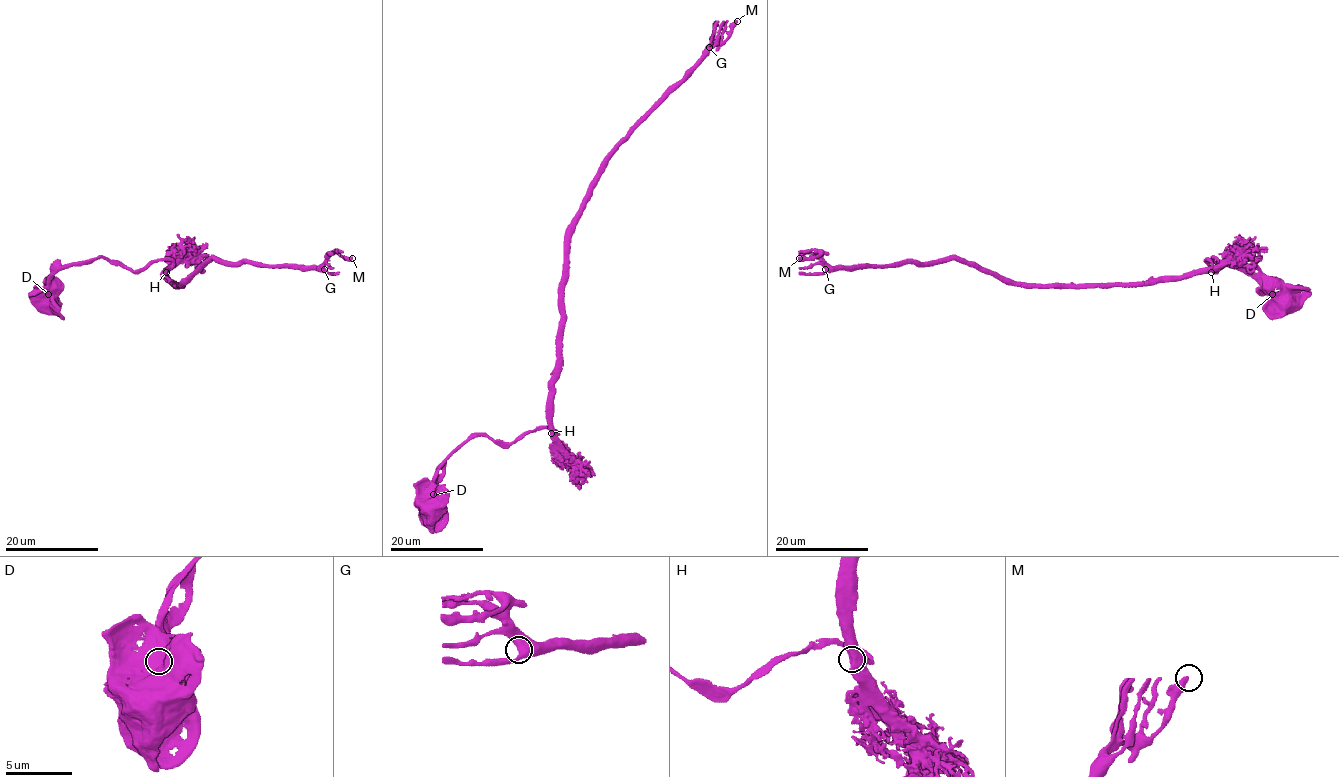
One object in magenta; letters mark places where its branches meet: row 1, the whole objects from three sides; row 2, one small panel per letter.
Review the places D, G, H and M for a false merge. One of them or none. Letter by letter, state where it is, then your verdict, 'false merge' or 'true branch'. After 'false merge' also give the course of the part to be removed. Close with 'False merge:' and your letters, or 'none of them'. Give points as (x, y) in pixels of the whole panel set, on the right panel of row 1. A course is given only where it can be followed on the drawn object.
D: at (1272, 294); true branch
G: at (825, 269); true branch
H: at (1211, 272); true branch
M: at (799, 258); true branch
False merge: none of them

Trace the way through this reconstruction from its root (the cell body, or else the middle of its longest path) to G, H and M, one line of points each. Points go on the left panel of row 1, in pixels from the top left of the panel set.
G: (48, 301), (57, 270), (98, 258), (134, 270), (171, 260), (174, 284), (210, 259), (324, 269)
H: (48, 301), (45, 287), (57, 270), (98, 258), (134, 270), (142, 270), (155, 261), (171, 260), (166, 272)
M: (48, 301), (57, 270), (98, 258), (134, 270), (171, 260), (174, 284), (210, 259), (352, 258)

